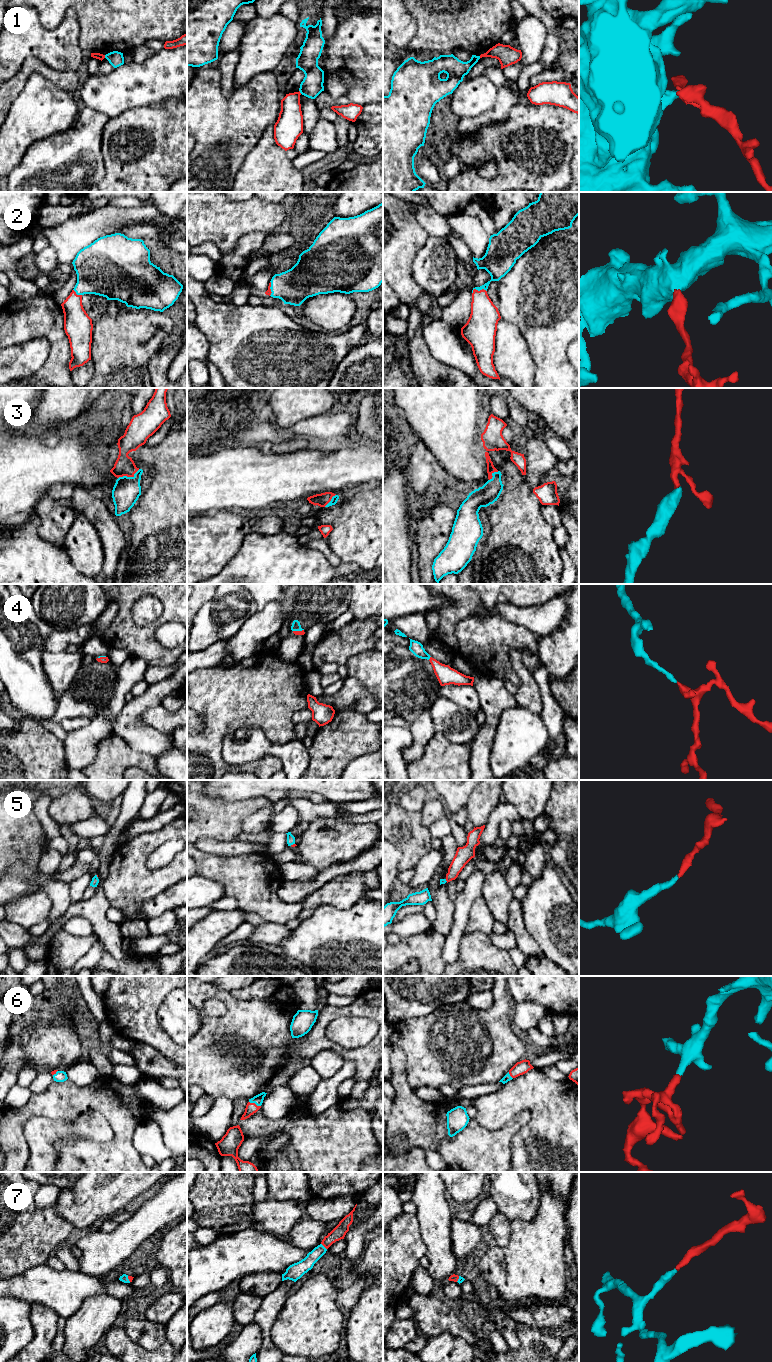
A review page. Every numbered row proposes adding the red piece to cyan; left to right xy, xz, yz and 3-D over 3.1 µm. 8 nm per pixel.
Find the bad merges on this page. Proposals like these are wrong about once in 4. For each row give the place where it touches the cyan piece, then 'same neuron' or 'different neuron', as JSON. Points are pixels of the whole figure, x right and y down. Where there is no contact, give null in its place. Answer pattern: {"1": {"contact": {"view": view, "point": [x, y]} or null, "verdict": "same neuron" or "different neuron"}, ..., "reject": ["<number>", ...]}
{"1": {"contact": {"view": "xz", "point": [300, 92]}, "verdict": "different neuron"}, "2": {"contact": {"view": "yz", "point": [478, 290]}, "verdict": "same neuron"}, "3": {"contact": {"view": "xy", "point": [128, 477]}, "verdict": "same neuron"}, "4": {"contact": {"view": "yz", "point": [429, 658]}, "verdict": "same neuron"}, "5": {"contact": {"view": "xz", "point": [292, 844]}, "verdict": "same neuron"}, "6": {"contact": {"view": "xz", "point": [255, 1103]}, "verdict": "same neuron"}, "7": {"contact": {"view": "xz", "point": [323, 1246]}, "verdict": "same neuron"}, "reject": ["1"]}

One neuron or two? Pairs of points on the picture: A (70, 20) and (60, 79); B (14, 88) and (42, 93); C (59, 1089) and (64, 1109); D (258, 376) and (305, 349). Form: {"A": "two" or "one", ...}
{"A": "two", "B": "two", "C": "one", "D": "one"}

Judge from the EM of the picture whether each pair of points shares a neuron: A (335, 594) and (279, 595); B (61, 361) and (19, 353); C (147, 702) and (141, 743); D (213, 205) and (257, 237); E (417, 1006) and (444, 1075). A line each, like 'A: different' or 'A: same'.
A: same
B: different
C: same
D: different
E: different

